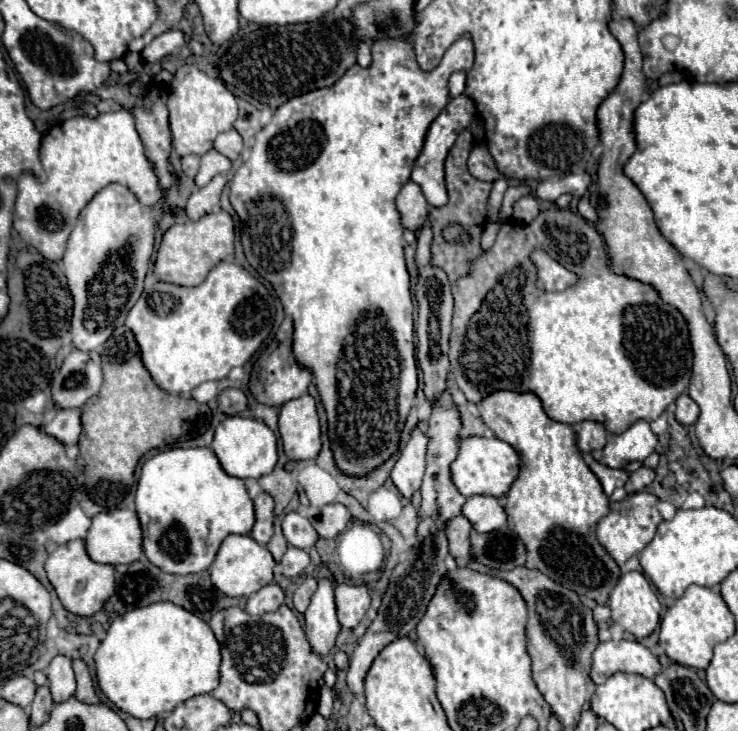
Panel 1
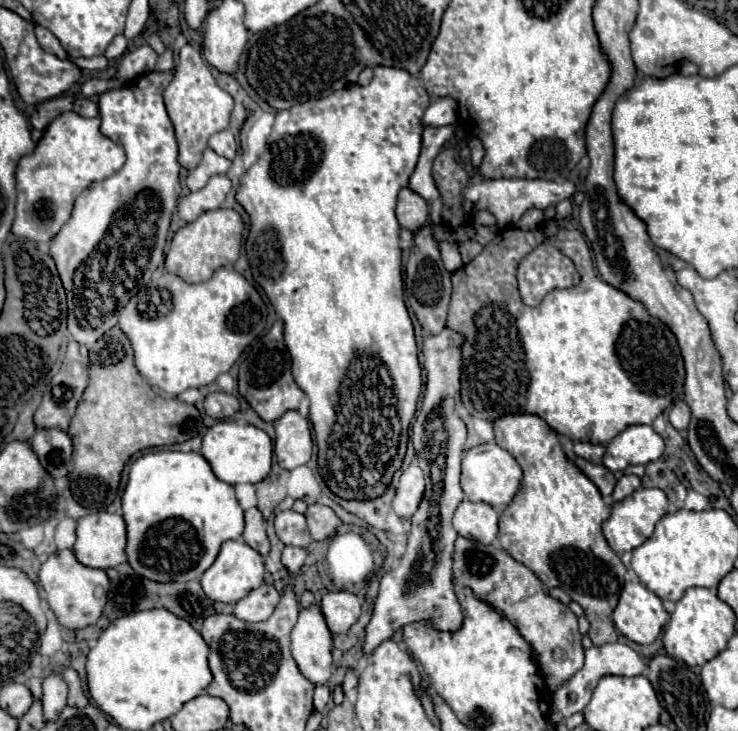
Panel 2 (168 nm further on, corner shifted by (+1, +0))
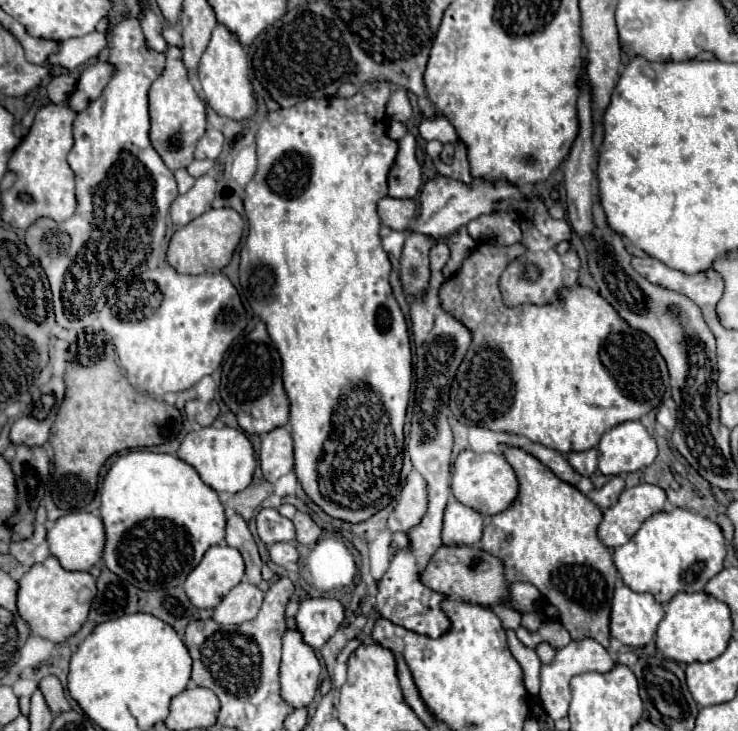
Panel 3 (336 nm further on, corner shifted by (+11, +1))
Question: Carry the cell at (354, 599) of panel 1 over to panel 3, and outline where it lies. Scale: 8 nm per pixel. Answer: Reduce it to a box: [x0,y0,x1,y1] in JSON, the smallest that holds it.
[295,597,345,649]

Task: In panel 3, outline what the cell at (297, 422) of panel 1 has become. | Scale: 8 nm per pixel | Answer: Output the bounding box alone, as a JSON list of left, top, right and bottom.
[259,427,293,483]

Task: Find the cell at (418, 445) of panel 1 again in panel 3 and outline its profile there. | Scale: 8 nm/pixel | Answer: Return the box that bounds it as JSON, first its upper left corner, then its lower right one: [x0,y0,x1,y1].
[389,471,427,531]

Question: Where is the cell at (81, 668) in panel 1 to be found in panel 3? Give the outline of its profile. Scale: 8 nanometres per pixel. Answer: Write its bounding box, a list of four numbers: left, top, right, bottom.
[39,675,71,715]

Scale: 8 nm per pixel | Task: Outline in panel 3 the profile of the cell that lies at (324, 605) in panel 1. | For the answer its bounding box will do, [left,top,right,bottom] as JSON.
[281,627,321,709]

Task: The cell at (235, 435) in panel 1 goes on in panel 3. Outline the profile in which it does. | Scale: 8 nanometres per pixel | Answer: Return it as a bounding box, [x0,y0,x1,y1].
[177,425,257,493]

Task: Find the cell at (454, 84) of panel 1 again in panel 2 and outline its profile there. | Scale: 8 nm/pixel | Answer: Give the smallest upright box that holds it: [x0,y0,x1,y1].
[421,98,457,126]

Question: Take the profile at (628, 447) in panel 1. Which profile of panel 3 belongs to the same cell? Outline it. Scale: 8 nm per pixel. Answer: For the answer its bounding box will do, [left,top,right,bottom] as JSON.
[599,421,657,475]

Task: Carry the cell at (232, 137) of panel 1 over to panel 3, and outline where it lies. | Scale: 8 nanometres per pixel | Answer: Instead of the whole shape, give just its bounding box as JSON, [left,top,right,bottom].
[195,127,225,159]

